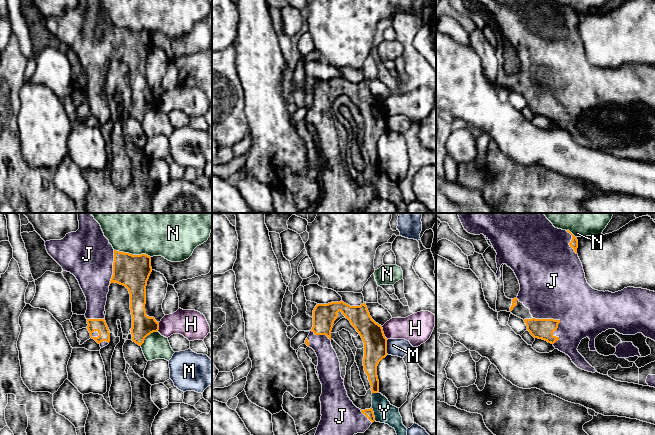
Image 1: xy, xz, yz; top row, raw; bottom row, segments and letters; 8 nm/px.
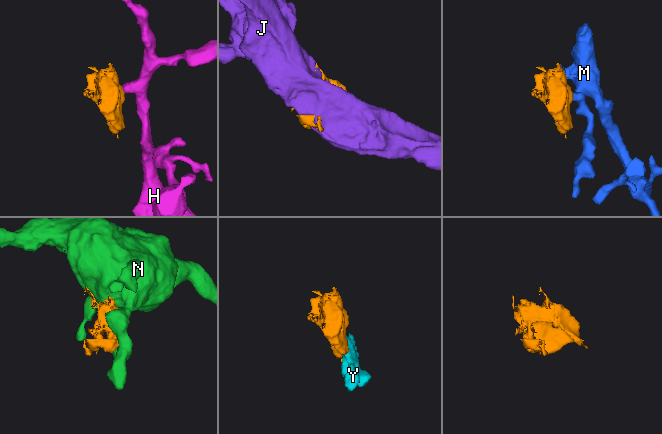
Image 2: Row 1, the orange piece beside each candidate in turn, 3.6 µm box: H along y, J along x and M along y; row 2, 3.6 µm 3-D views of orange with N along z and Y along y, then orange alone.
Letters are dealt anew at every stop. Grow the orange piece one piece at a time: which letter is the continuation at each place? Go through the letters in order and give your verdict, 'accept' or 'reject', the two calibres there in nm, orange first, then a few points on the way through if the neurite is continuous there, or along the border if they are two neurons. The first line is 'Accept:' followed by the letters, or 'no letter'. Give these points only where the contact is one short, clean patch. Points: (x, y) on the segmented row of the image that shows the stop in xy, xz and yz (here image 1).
Accept: J
H: reject; calibres 190 and 220 nm; border xz (381, 326), (387, 339)
J: accept; calibres 160 and 480 nm
M: reject; calibres 190 and 140 nm; border xz (388, 339), (387, 354)
N: reject; calibres 280 and 480 nm
Y: reject; calibres 70 and 170 nm; border xz (371, 408), (375, 420)

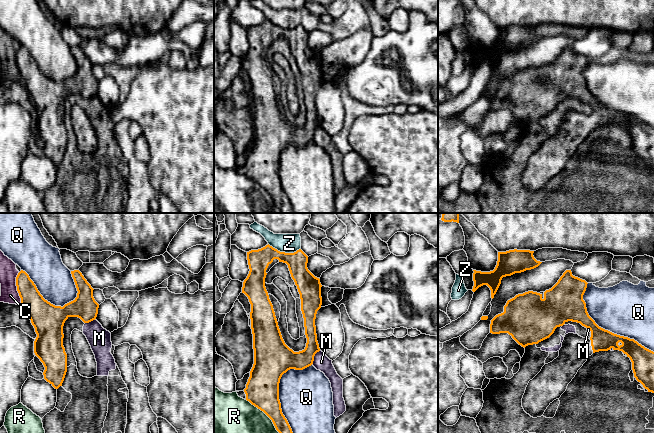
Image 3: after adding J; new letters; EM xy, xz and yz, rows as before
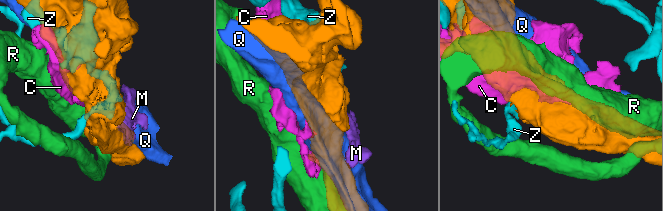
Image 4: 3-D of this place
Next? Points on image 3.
Accept: no letter
C: reject; calibres 200 and 140 nm
M: reject; calibres 200 and 130 nm; border xz (320, 350), (315, 354), (311, 364)
Q: reject; calibres 180 and 420 nm
R: reject; calibres 280 and 300 nm
Z: reject; calibres 180 and 160 nm

